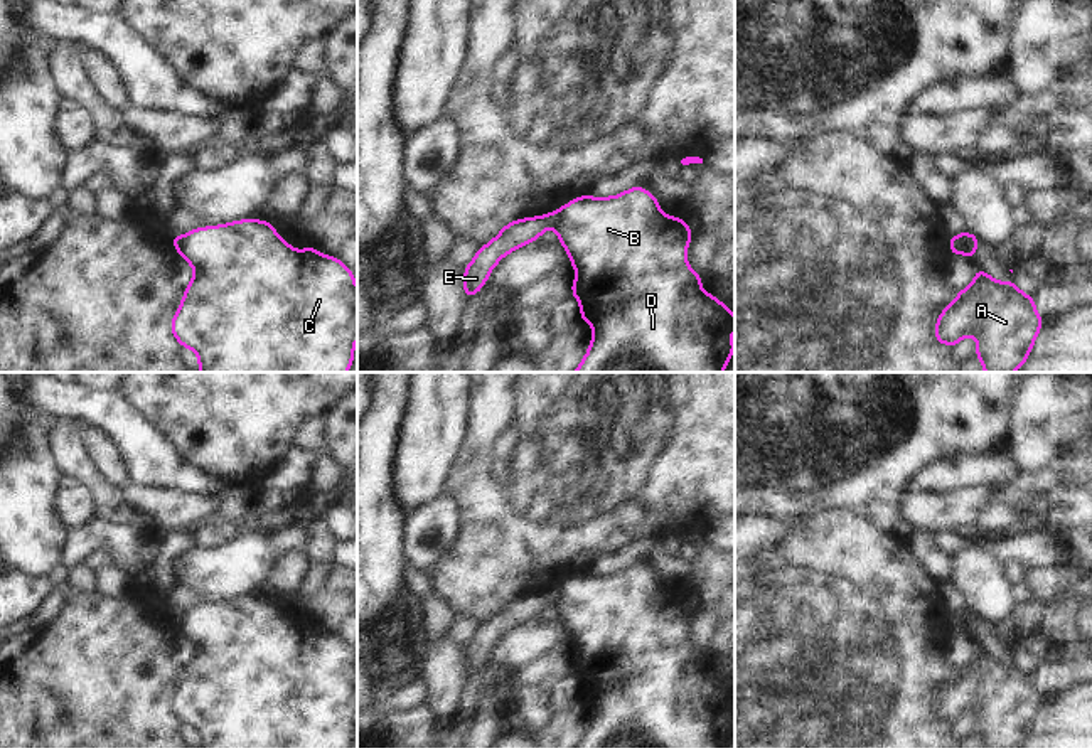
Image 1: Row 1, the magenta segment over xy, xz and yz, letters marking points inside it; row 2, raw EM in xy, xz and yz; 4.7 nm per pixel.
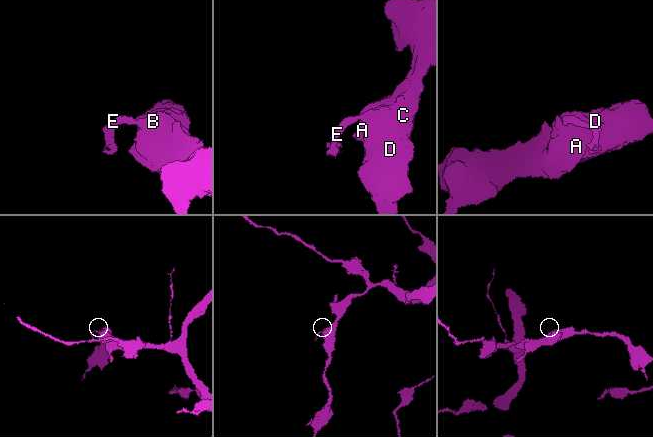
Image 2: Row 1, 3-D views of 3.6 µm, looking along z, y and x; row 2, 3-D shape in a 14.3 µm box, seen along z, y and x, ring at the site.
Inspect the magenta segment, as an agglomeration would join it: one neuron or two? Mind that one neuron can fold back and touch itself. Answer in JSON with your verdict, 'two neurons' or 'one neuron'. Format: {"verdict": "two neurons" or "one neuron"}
{"verdict": "two neurons"}

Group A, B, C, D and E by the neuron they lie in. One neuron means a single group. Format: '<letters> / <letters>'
A B C D / E

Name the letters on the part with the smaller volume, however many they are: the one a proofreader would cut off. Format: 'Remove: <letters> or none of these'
Remove: E

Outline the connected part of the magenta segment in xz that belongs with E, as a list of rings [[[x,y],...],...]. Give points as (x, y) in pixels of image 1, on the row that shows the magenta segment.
[[[558,211],[538,217],[522,217],[506,224],[485,246],[479,248],[463,271],[463,293],[468,300],[487,283],[490,271],[509,253],[538,241],[539,236],[558,224]]]

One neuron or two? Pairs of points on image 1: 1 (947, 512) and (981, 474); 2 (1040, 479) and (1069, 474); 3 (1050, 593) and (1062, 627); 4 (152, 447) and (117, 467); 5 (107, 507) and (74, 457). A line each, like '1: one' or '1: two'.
1: two
2: one
3: one
4: two
5: one

